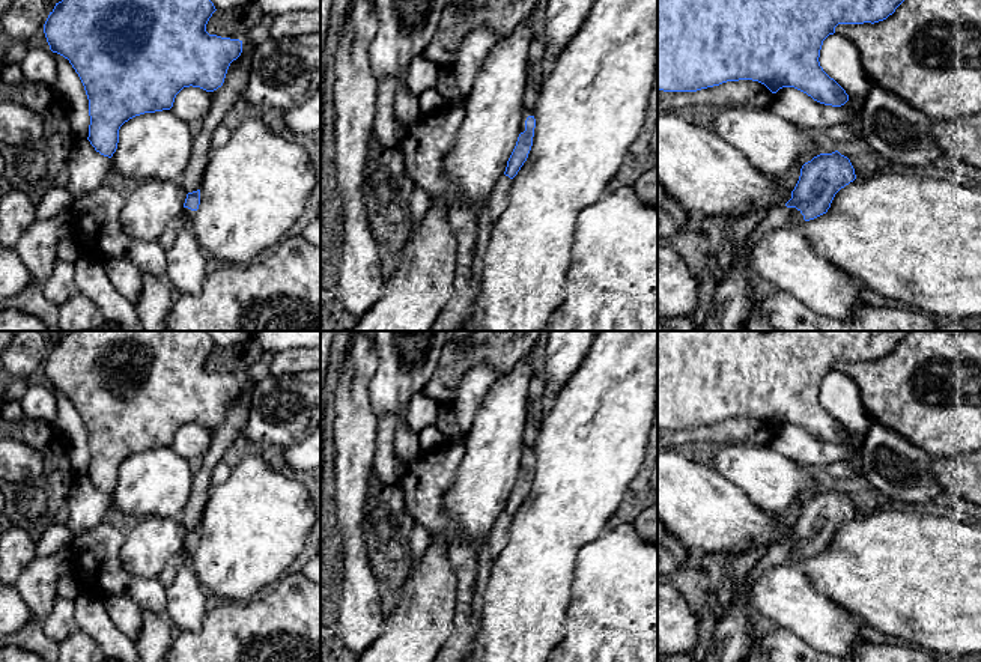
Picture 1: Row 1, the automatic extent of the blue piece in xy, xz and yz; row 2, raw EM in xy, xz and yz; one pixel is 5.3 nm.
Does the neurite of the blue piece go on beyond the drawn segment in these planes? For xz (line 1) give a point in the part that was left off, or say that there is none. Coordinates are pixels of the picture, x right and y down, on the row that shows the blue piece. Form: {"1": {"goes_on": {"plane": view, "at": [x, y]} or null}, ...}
{"1": {"goes_on": {"plane": "xz", "at": [525, 113]}}}

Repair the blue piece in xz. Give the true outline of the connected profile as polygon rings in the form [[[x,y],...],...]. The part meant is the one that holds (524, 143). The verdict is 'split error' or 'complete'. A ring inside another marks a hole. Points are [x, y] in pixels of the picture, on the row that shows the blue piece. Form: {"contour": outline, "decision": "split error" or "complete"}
{"contour": [[[524,108],[521,116],[521,134],[518,137],[516,146],[507,161],[507,167],[504,175],[513,179],[524,162],[528,158],[528,153],[533,146],[533,137],[534,137],[534,128],[536,128],[536,119],[533,116],[533,111]]], "decision": "split error"}

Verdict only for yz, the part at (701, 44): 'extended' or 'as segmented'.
as segmented

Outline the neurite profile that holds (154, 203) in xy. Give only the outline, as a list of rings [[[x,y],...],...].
[[[143,179],[125,199],[120,220],[128,236],[158,242],[166,226],[181,214],[187,193],[179,181]]]

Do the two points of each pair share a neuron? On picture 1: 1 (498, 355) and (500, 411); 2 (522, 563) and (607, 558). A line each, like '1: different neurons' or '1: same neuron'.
1: different neurons
2: different neurons

